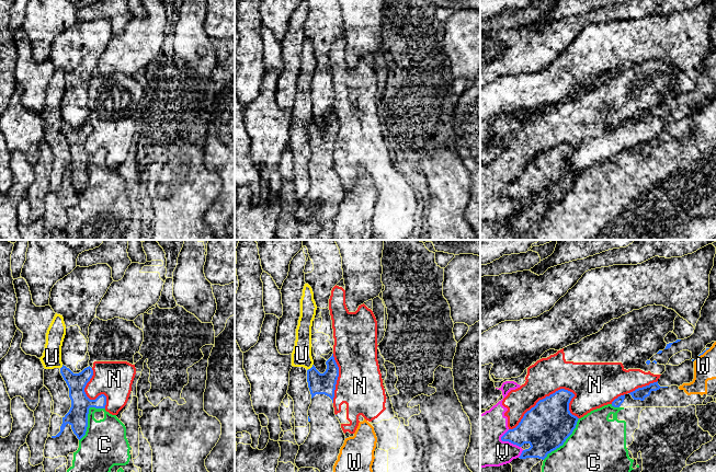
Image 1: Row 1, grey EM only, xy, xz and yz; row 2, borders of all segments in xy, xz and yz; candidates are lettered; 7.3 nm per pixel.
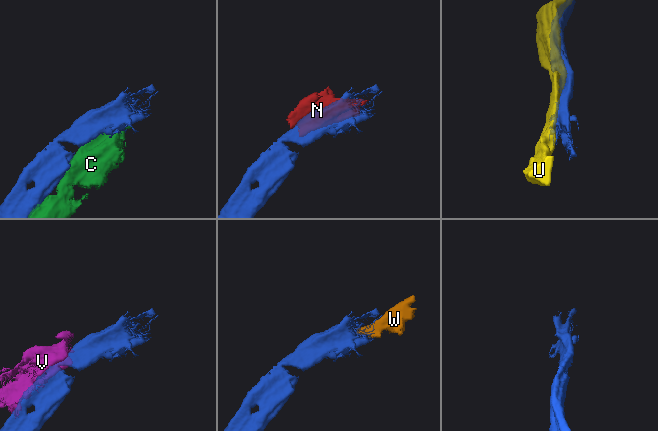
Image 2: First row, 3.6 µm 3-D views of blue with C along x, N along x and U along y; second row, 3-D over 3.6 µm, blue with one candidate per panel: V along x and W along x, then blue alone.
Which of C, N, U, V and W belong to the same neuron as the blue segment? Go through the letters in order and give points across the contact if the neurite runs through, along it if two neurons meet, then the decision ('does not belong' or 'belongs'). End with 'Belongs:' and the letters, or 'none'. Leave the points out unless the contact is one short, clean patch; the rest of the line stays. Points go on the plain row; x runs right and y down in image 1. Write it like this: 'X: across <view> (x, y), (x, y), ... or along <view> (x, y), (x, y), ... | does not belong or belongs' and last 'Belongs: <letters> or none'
C: does not belong
N: does not belong
U: does not belong
V: does not belong
W: along yz (709, 103), (700, 111) | does not belong
Belongs: none

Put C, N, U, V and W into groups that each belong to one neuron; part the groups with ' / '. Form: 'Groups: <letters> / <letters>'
Groups: C W / N V / U

